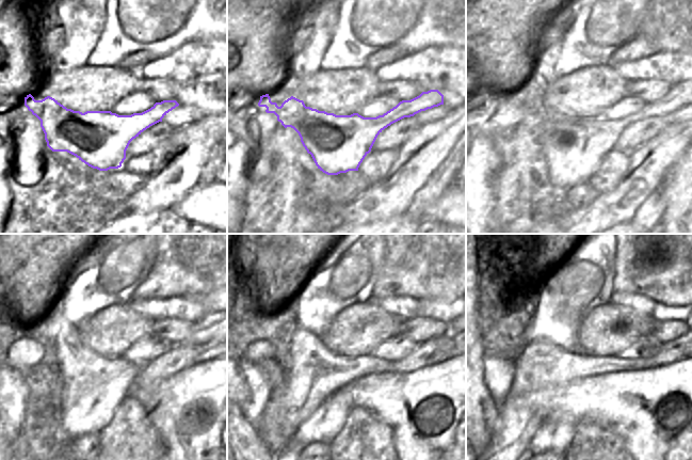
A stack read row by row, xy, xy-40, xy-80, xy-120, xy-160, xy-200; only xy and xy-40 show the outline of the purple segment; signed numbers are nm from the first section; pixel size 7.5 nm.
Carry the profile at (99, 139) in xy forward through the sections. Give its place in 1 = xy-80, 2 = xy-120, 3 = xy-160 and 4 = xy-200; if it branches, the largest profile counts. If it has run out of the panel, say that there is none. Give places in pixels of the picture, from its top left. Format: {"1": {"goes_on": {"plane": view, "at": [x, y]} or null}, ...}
{"1": {"goes_on": {"plane": "xy-80", "at": [575, 147]}}, "2": {"goes_on": {"plane": "xy-120", "at": [93, 411]}}, "3": {"goes_on": {"plane": "xy-160", "at": [328, 418]}}, "4": {"goes_on": {"plane": "xy-200", "at": [556, 433]}}}

